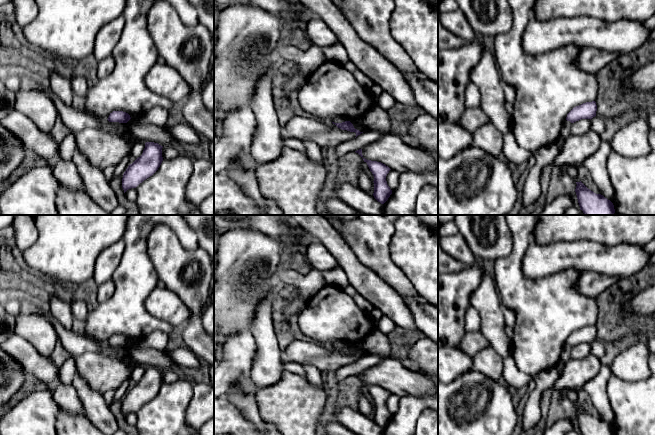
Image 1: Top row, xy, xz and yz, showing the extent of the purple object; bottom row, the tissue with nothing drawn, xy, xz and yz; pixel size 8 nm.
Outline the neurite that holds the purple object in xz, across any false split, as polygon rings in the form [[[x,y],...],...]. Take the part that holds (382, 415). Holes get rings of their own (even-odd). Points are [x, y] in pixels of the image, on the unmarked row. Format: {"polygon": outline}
{"polygon": [[[363,382],[363,384],[367,387],[370,395],[374,400],[373,420],[378,426],[384,428],[392,418],[392,414],[386,405],[386,400],[391,393],[381,386],[371,385],[365,382]]]}

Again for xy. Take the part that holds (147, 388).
{"polygon": [[[146,366],[143,377],[128,390],[123,398],[122,412],[124,417],[131,412],[136,412],[144,404],[152,400],[160,391],[163,370],[154,366]]]}

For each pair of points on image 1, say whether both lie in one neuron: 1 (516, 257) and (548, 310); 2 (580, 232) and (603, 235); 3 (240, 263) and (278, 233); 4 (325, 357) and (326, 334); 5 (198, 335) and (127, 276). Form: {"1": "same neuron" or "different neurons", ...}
{"1": "same neuron", "2": "same neuron", "3": "different neurons", "4": "different neurons", "5": "different neurons"}

